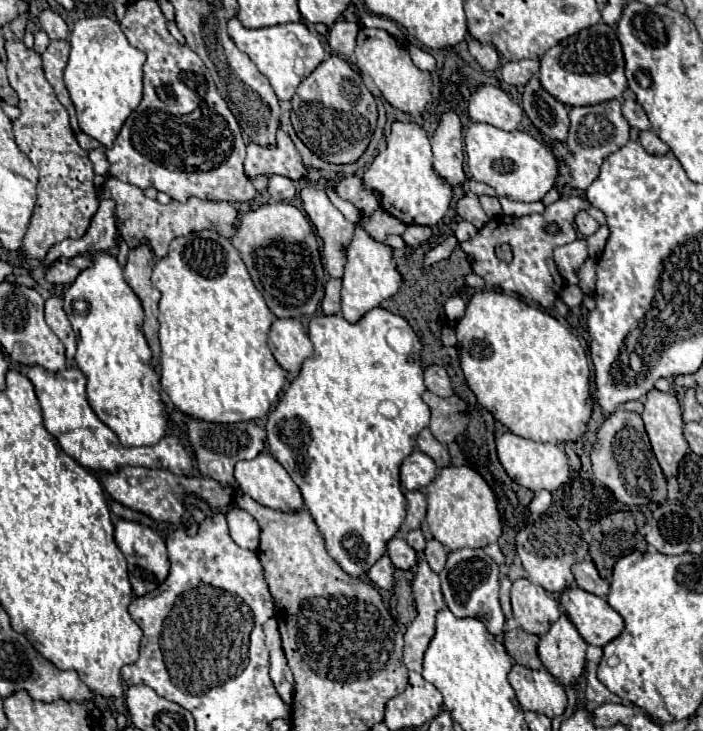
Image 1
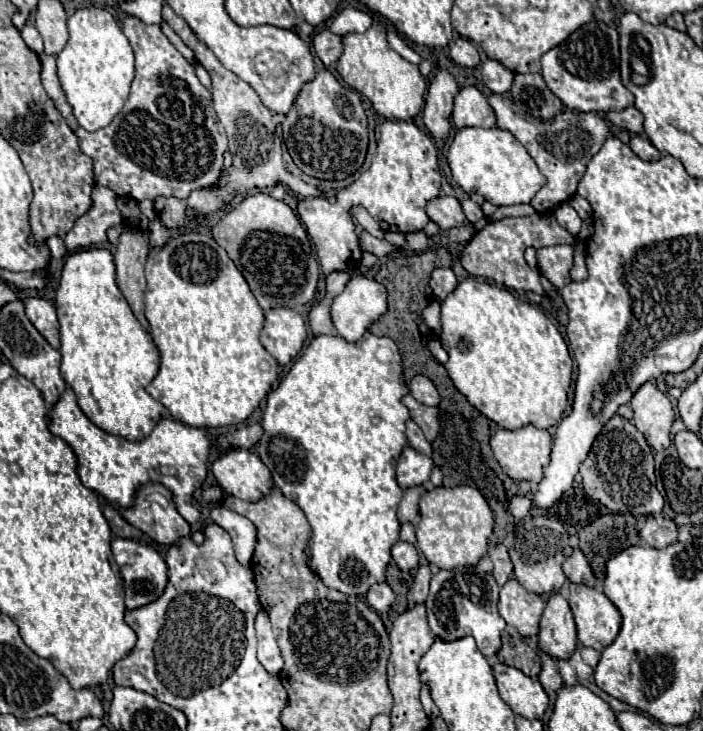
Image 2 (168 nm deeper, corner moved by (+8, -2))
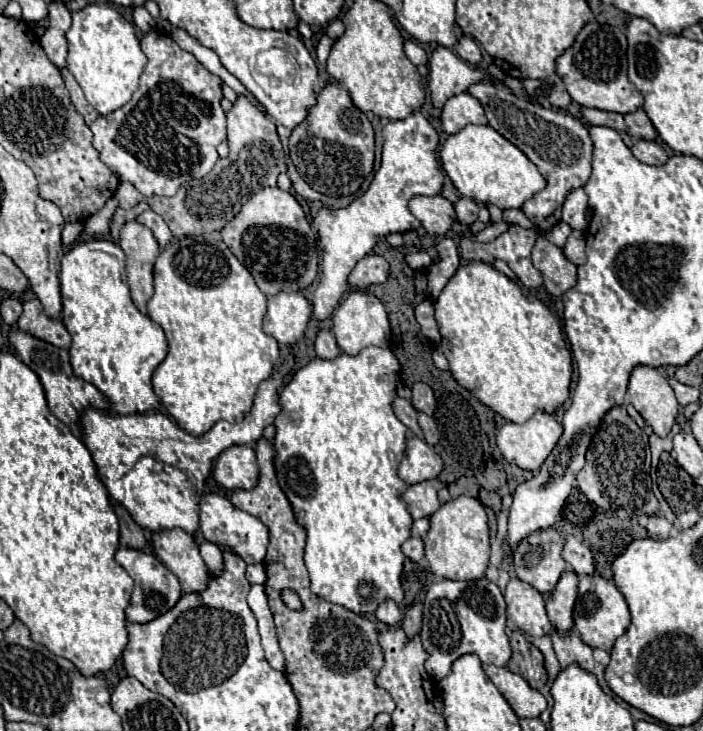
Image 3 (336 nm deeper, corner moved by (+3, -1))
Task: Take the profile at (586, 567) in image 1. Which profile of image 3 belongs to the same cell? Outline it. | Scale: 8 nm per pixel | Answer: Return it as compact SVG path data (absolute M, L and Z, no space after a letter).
M566 537L562 557L580 577L594 573L594 559L592 559L590 549L576 537Z

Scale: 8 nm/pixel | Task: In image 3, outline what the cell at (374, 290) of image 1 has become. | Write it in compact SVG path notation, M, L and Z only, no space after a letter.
M350 291L346 299L336 307L332 315L332 331L336 337L336 343L342 353L346 355L358 355L362 349L376 345L376 347L390 347L390 323L386 309L380 299L370 297L362 291Z

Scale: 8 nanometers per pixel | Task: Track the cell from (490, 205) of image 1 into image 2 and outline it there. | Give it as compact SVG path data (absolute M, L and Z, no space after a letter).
M467 198L467 200L461 202L461 206L463 206L463 212L465 212L465 216L467 216L467 220L471 224L475 224L481 218L485 218L485 214L483 214L483 210L481 210L481 206L477 202L473 202L473 200Z

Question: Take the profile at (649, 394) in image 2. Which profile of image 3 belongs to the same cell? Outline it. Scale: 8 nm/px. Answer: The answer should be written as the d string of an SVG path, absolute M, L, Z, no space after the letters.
M646 365L634 367L628 383L628 401L660 437L668 435L680 411L666 377L658 369Z

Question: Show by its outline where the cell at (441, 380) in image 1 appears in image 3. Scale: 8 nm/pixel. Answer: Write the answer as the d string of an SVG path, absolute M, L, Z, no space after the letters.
M414 383L414 387L412 387L412 399L410 401L412 401L412 407L416 411L422 411L426 415L434 413L436 399L434 399L432 389L426 383Z

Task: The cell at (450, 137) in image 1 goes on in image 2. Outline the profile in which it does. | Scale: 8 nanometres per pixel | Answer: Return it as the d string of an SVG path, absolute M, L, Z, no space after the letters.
M441 70L429 84L423 122L435 140L447 140L449 136L455 94L457 94L457 82L447 70Z

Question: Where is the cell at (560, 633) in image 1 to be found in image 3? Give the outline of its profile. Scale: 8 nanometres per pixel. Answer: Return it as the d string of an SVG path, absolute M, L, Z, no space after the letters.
M568 567L562 573L550 597L546 599L548 617L558 631L572 629L572 607L576 601L576 593L578 593L578 575L574 575L574 571L570 571Z

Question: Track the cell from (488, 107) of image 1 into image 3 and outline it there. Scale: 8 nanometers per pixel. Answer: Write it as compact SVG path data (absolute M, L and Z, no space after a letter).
M468 93L450 97L444 103L442 113L440 113L440 129L448 135L454 135L470 123L474 123L474 125L486 123L486 115L484 115L480 101Z

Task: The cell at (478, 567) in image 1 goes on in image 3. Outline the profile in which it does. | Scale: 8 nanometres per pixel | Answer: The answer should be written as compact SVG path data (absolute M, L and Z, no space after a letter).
M444 579L428 587L422 603L422 647L428 653L426 671L436 679L450 673L454 659L462 655L478 655L484 665L506 667L510 661L510 643L506 637L506 603L496 583L478 581L450 581Z

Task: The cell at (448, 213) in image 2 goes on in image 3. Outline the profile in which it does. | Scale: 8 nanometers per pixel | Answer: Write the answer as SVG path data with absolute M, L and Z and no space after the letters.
M442 195L412 197L408 207L410 207L410 213L422 223L428 235L446 235L446 231L456 221L454 205Z

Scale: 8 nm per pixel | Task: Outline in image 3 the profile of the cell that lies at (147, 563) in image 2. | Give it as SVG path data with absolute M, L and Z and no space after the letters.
M122 547L116 553L116 561L134 579L134 591L132 591L130 607L126 607L126 611L124 611L126 613L126 621L132 621L132 623L150 623L158 615L170 611L170 607L174 607L174 603L178 603L178 599L182 597L178 577L174 573L170 573L164 567L164 563L160 559L156 559L156 555L144 553L144 551L138 551L138 549L126 549L126 547Z

